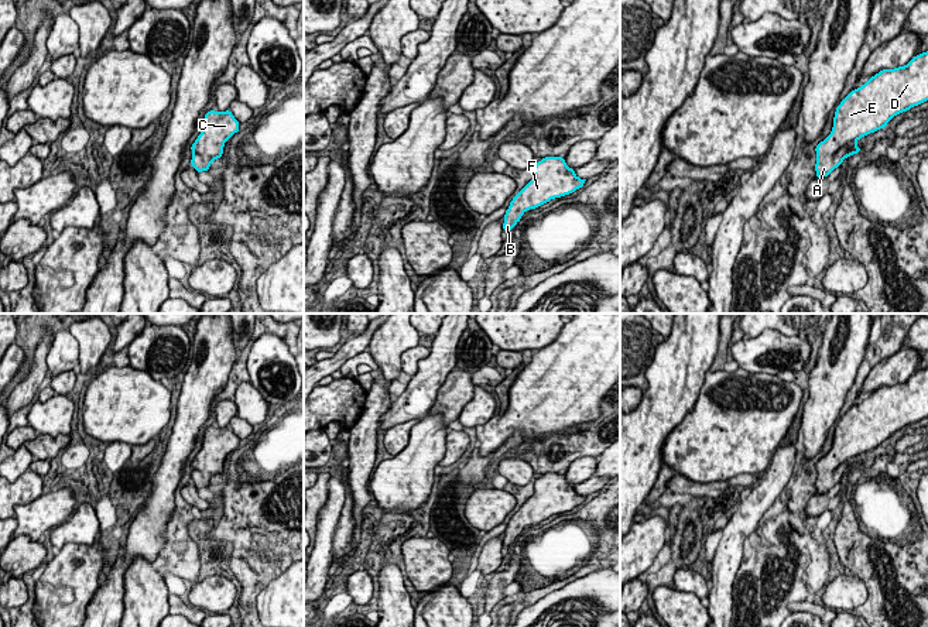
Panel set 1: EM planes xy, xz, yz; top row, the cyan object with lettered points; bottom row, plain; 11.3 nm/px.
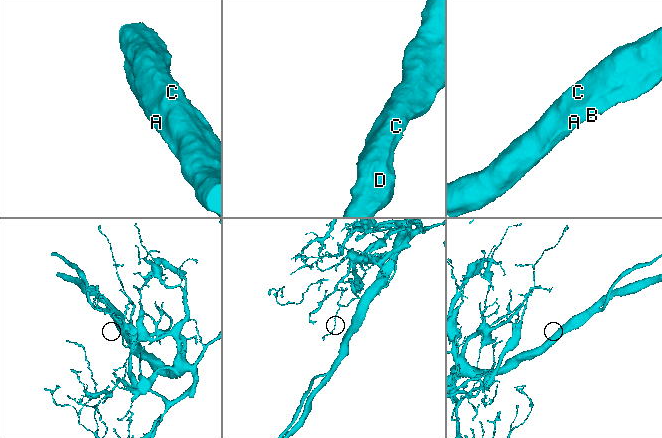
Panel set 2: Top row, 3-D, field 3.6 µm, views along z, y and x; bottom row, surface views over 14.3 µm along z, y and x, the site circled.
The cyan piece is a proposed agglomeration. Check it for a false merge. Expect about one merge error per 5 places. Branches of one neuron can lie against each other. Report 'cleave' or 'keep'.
keep

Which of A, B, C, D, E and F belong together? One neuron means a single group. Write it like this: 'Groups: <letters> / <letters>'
Groups: A B C D E F

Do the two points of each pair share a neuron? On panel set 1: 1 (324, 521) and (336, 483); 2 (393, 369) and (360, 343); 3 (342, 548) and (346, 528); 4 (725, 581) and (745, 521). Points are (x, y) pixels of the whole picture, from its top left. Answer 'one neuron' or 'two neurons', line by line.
1: one neuron
2: two neurons
3: one neuron
4: one neuron

